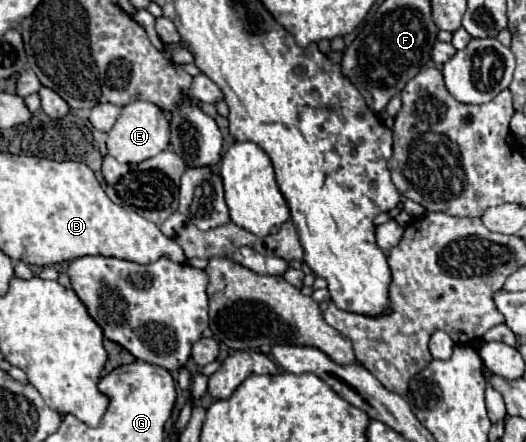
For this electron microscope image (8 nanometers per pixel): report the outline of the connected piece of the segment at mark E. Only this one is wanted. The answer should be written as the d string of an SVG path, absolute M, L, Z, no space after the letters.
M134 100L128 106L124 106L120 118L116 120L106 138L108 154L112 154L118 162L128 162L128 164L138 164L142 160L148 160L158 152L166 150L168 144L170 144L170 132L164 112L156 104L144 100Z

